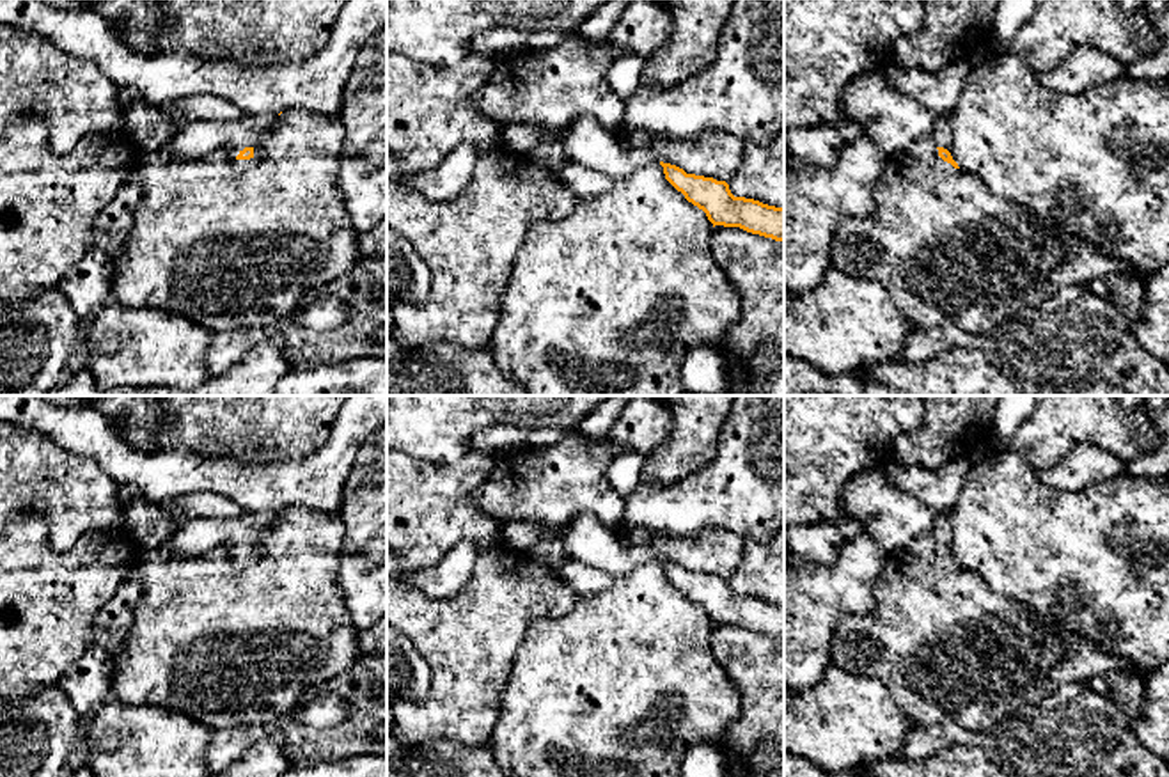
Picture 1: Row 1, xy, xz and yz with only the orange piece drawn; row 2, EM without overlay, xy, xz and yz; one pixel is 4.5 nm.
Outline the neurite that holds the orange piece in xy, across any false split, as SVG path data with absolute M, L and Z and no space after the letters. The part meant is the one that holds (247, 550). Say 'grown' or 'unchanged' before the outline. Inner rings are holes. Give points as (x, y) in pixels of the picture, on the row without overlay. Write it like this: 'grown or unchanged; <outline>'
grown; M277 509L243 511L236 520L195 518L176 529L163 548L177 555L202 555L229 546L236 557L254 555L259 534L273 525Z

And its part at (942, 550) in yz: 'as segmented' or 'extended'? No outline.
extended

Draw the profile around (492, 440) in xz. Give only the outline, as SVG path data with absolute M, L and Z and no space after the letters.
M514 426L488 428L477 433L470 443L470 451L484 454L497 454L511 449L553 445L571 429L545 428L545 429L520 429Z

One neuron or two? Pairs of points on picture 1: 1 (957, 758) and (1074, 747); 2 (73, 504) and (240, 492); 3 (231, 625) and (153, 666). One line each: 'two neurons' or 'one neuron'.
1: two neurons
2: two neurons
3: one neuron

